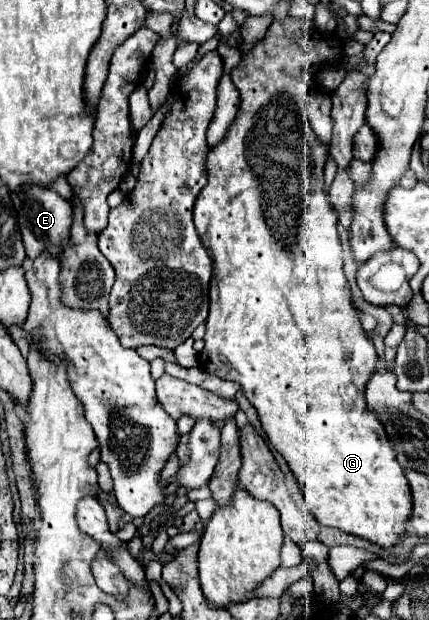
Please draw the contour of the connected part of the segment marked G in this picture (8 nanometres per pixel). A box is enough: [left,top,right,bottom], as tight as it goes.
[193,18,413,550]

